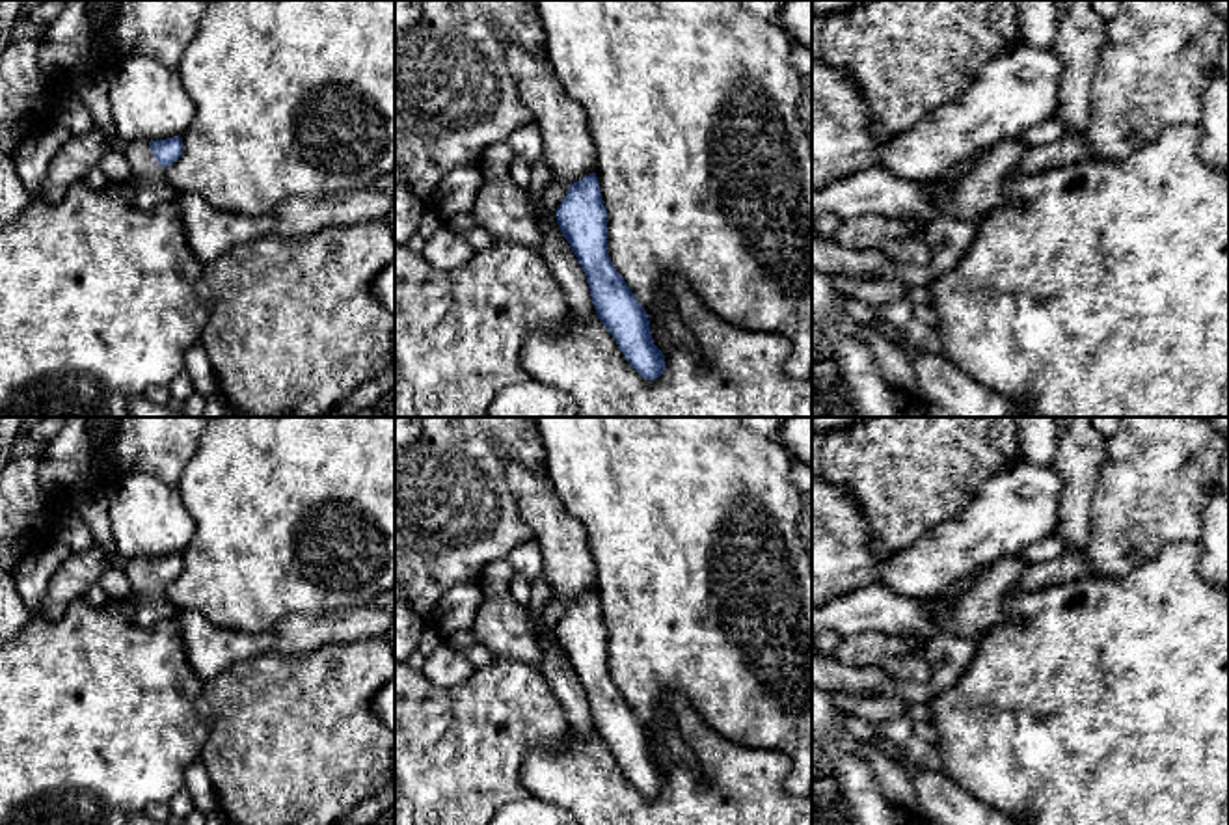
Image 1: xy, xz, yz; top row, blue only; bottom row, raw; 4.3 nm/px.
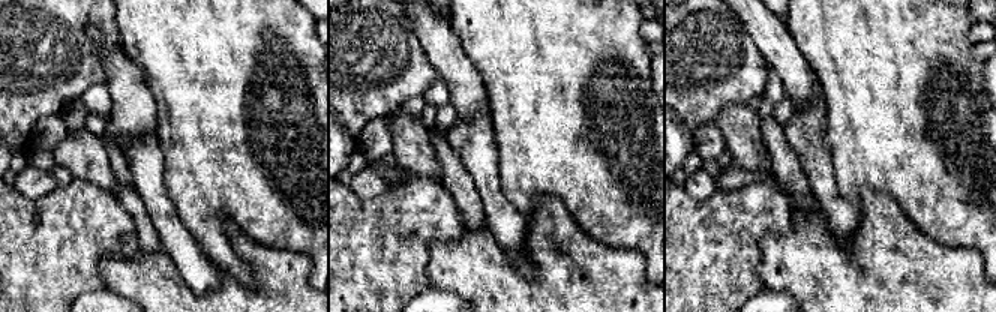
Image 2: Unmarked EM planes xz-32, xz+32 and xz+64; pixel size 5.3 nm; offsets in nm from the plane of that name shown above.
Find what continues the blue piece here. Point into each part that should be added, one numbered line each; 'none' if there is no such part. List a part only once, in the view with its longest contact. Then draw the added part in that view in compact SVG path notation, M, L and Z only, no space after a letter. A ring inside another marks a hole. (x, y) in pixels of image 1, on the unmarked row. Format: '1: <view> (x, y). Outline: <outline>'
1: xy (149, 604). Outline: M130 559L123 572L132 587L132 620L143 628L179 615L168 600L164 585L155 577L149 559Z

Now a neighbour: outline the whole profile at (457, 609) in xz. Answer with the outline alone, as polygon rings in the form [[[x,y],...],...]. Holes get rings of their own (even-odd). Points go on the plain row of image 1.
[[[458,583],[451,587],[436,605],[432,626],[449,637],[454,631],[471,629],[482,602],[479,583]]]

